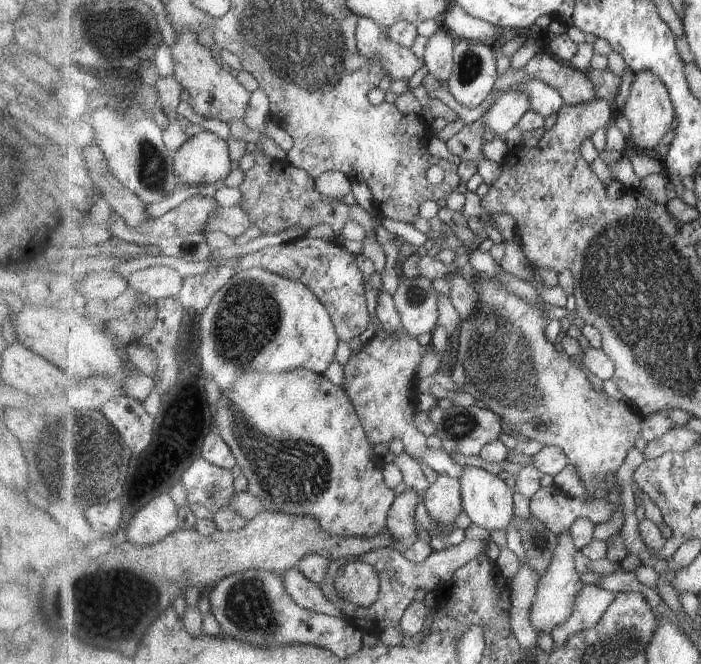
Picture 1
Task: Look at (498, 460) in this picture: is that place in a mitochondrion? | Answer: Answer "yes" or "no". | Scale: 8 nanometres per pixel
no

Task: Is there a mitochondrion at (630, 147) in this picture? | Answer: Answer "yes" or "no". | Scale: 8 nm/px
no

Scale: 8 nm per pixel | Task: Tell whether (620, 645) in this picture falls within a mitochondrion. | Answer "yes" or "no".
yes

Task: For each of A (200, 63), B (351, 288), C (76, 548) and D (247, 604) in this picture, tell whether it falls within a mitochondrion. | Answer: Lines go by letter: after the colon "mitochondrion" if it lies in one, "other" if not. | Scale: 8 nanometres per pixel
A: other
B: other
C: other
D: mitochondrion

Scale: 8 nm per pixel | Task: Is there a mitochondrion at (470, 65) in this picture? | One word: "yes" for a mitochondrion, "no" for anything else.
yes

